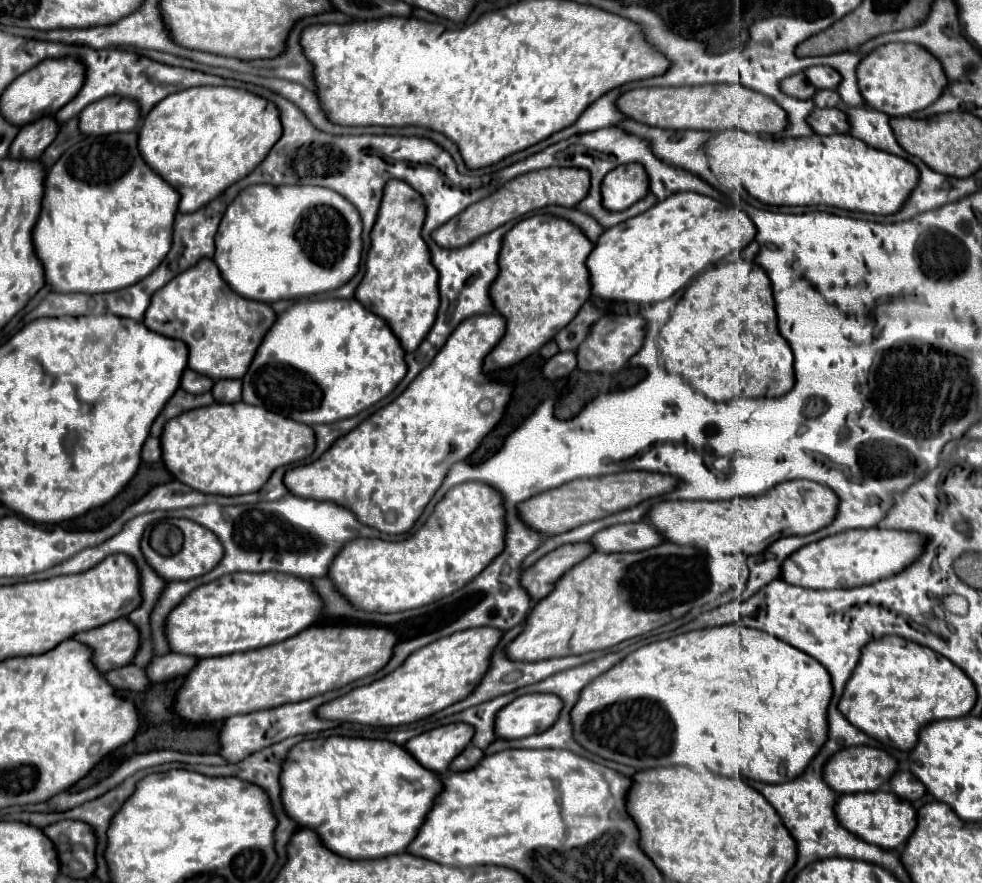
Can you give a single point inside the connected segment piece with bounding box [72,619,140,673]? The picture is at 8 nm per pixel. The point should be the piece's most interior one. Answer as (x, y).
(114, 644)

